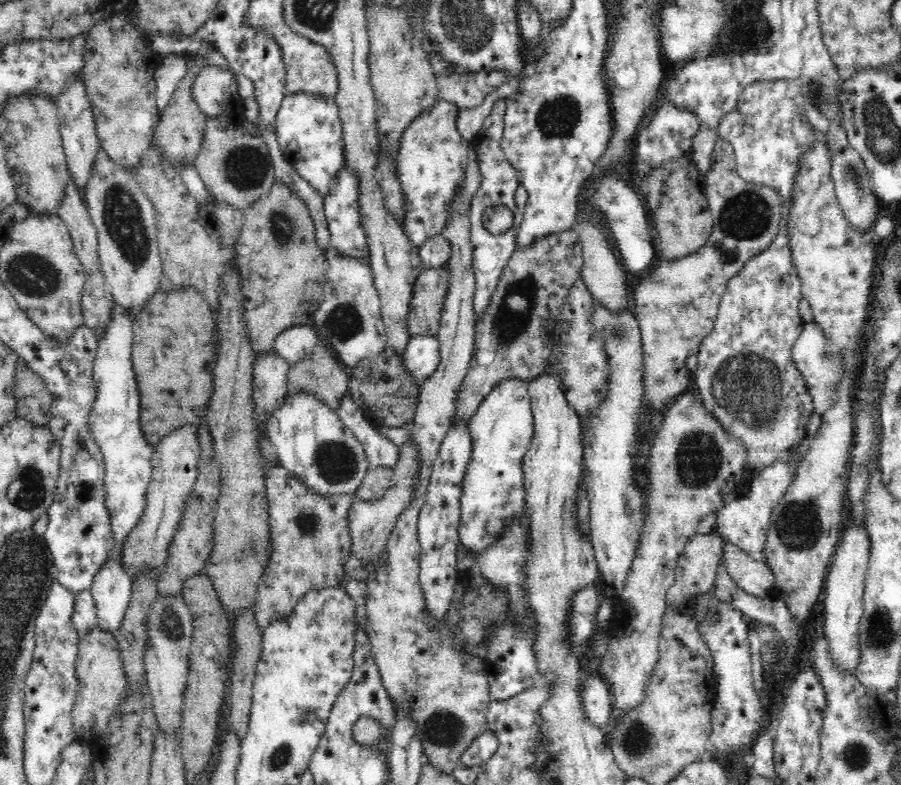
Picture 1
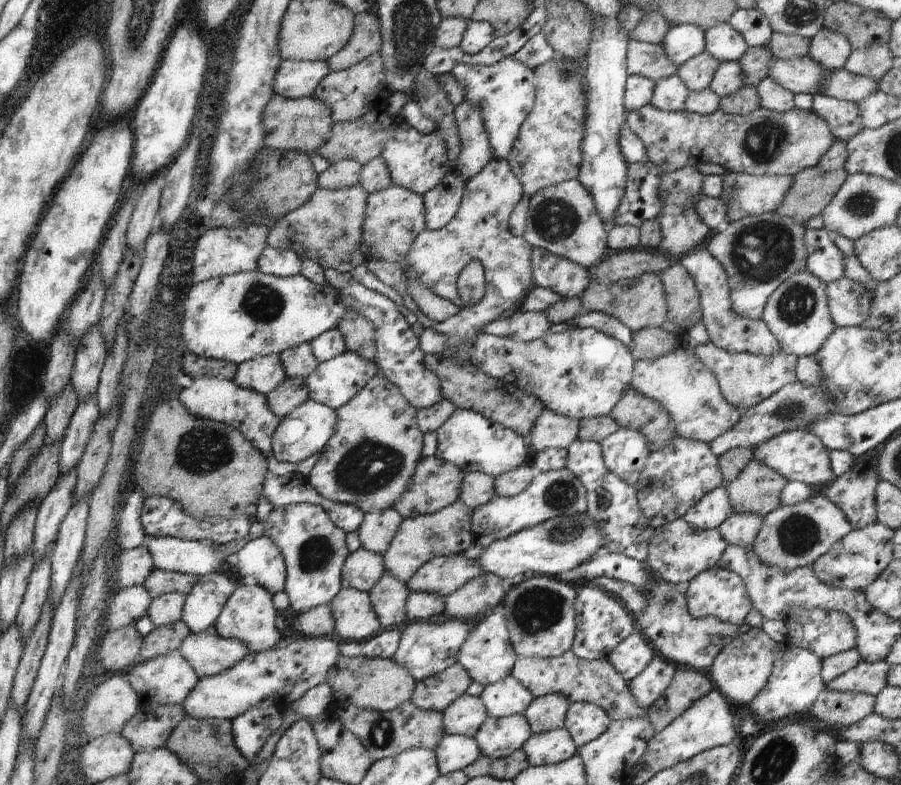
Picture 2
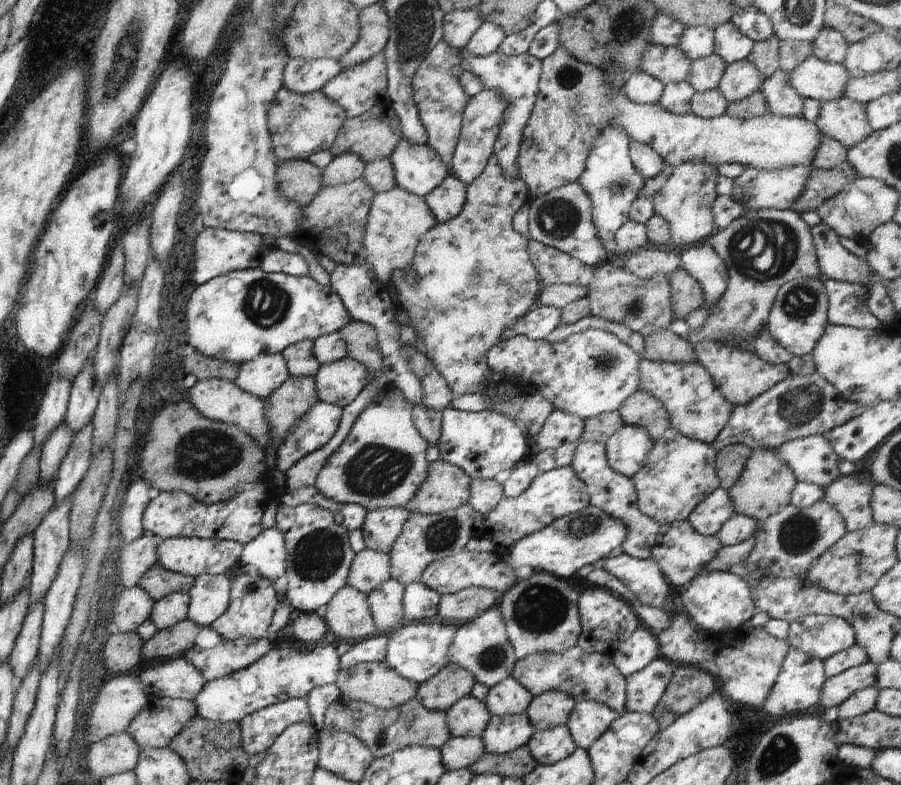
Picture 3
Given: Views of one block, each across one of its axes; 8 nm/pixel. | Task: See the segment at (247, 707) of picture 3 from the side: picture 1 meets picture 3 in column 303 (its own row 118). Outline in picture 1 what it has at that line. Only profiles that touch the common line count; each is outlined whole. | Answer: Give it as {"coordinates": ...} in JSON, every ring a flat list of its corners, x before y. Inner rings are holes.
{"coordinates":[[666,97,662,106,659,106,654,113,654,117,648,124,642,126,642,130,636,135,638,138,638,150,635,155,638,160,642,158,644,168,660,166,672,158,684,157,692,152,692,138,701,122,694,111,680,109,672,103,672,99]]}

